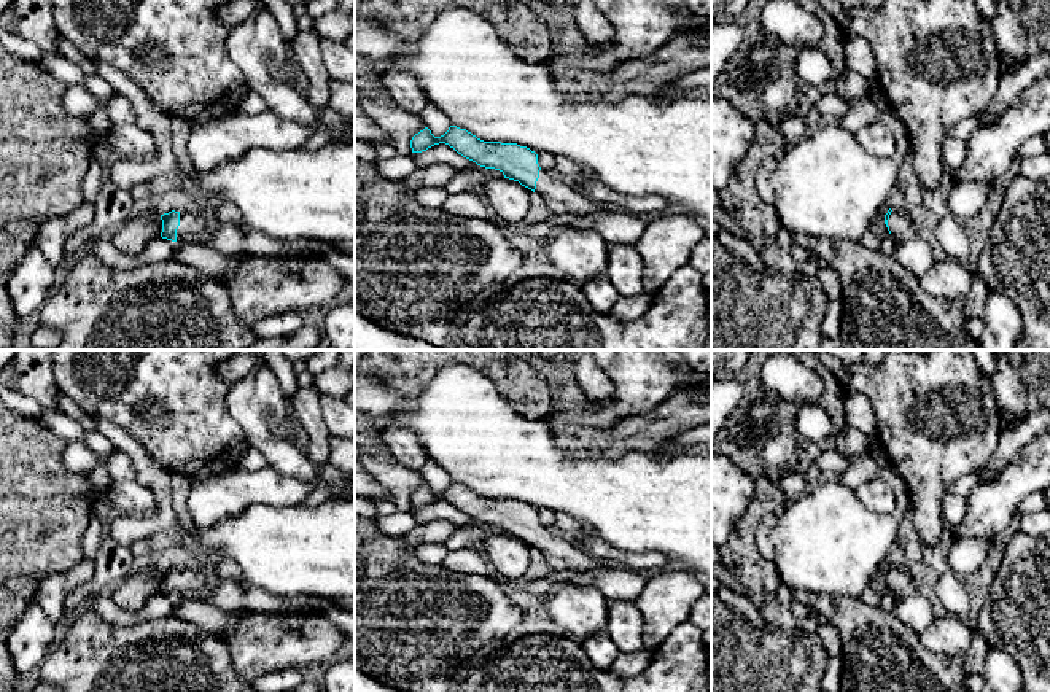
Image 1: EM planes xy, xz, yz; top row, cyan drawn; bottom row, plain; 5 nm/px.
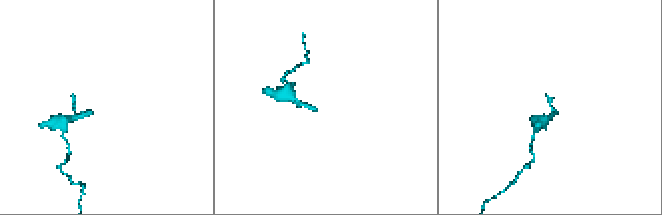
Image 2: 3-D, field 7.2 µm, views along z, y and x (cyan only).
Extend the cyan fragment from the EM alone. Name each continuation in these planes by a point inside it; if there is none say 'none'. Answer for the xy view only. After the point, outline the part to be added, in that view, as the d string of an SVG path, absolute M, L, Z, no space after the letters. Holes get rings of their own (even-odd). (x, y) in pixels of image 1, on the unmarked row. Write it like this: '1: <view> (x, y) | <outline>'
1: xy (194, 581) | M186 566L180 570L180 582L177 585L177 598L199 597L205 593L213 584L215 577L208 568Z

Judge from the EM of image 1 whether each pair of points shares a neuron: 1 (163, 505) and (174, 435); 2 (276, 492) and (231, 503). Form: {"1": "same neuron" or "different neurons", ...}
{"1": "different neurons", "2": "same neuron"}

